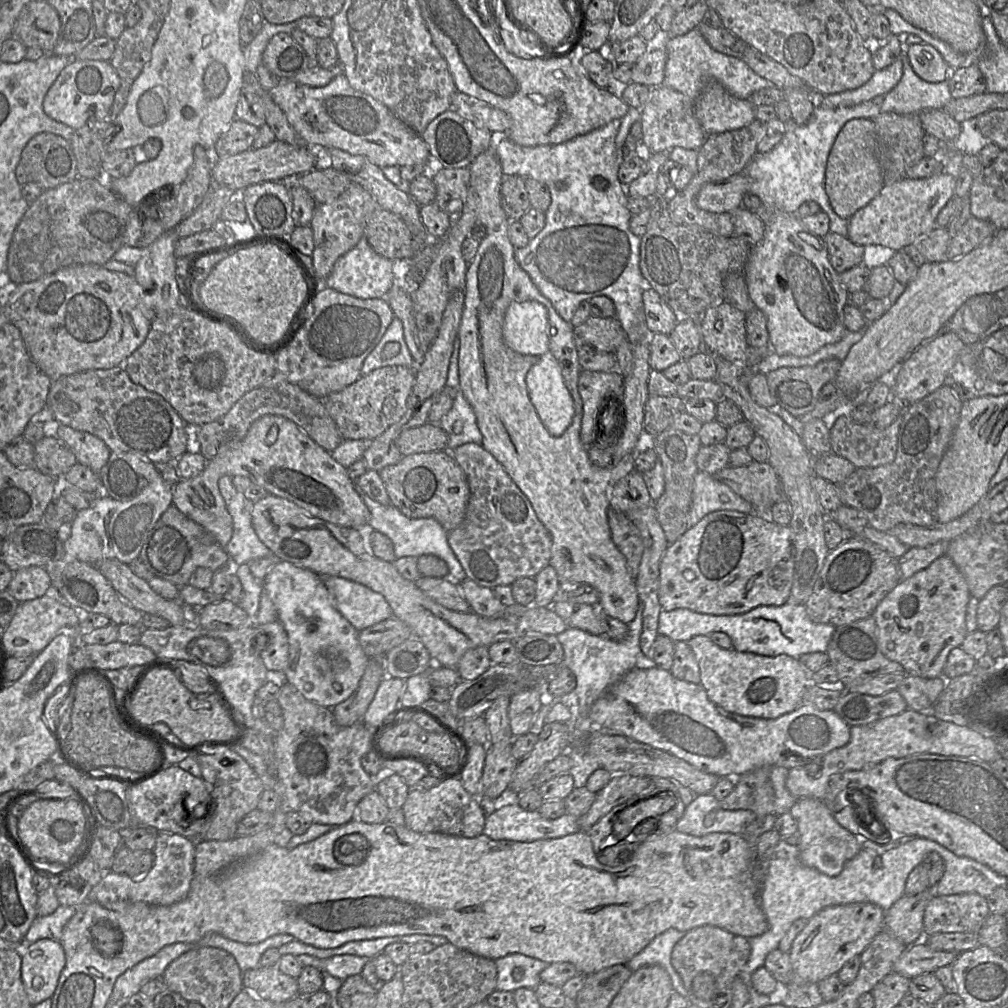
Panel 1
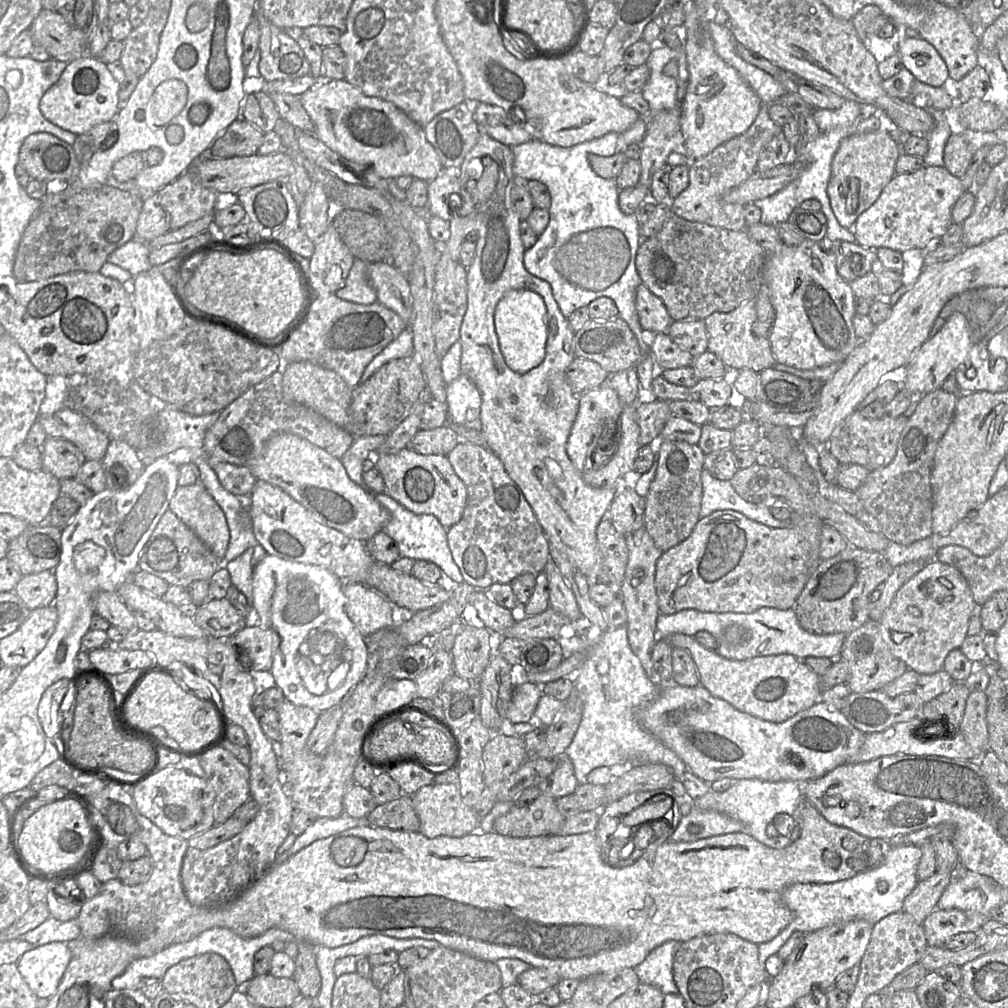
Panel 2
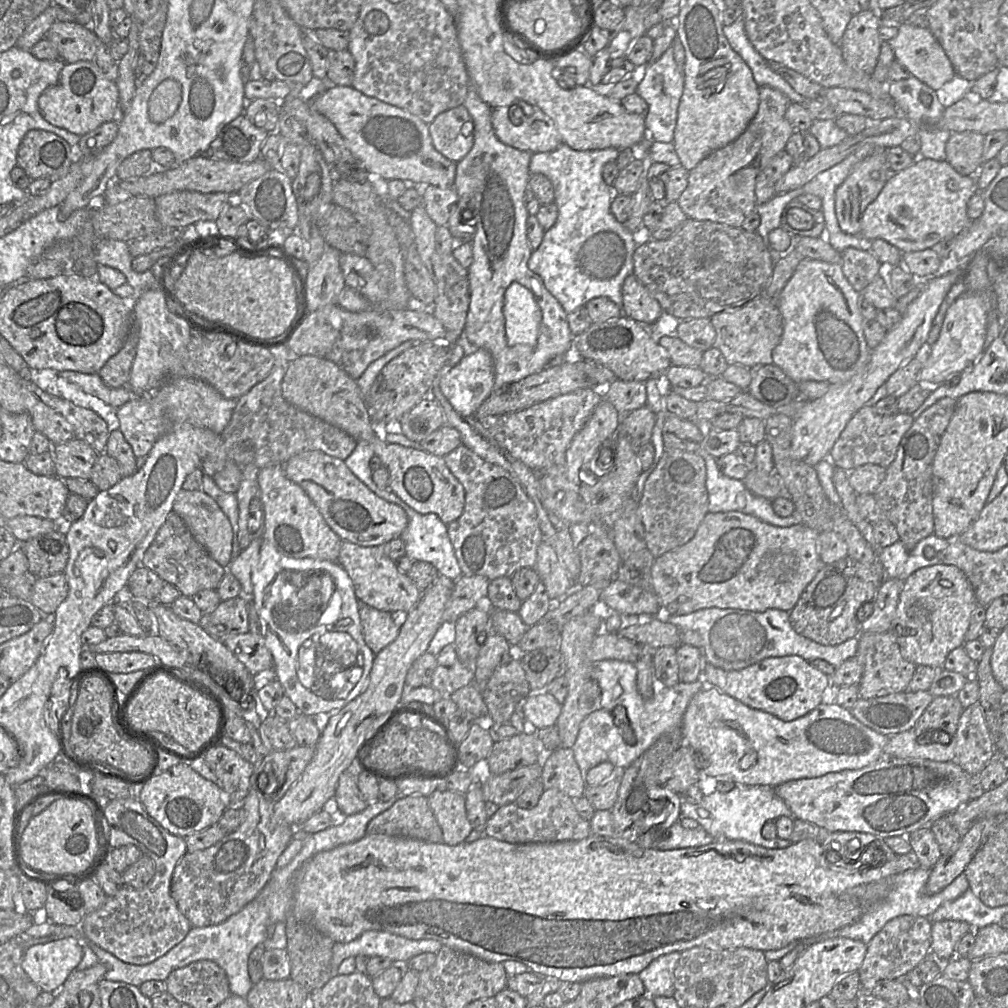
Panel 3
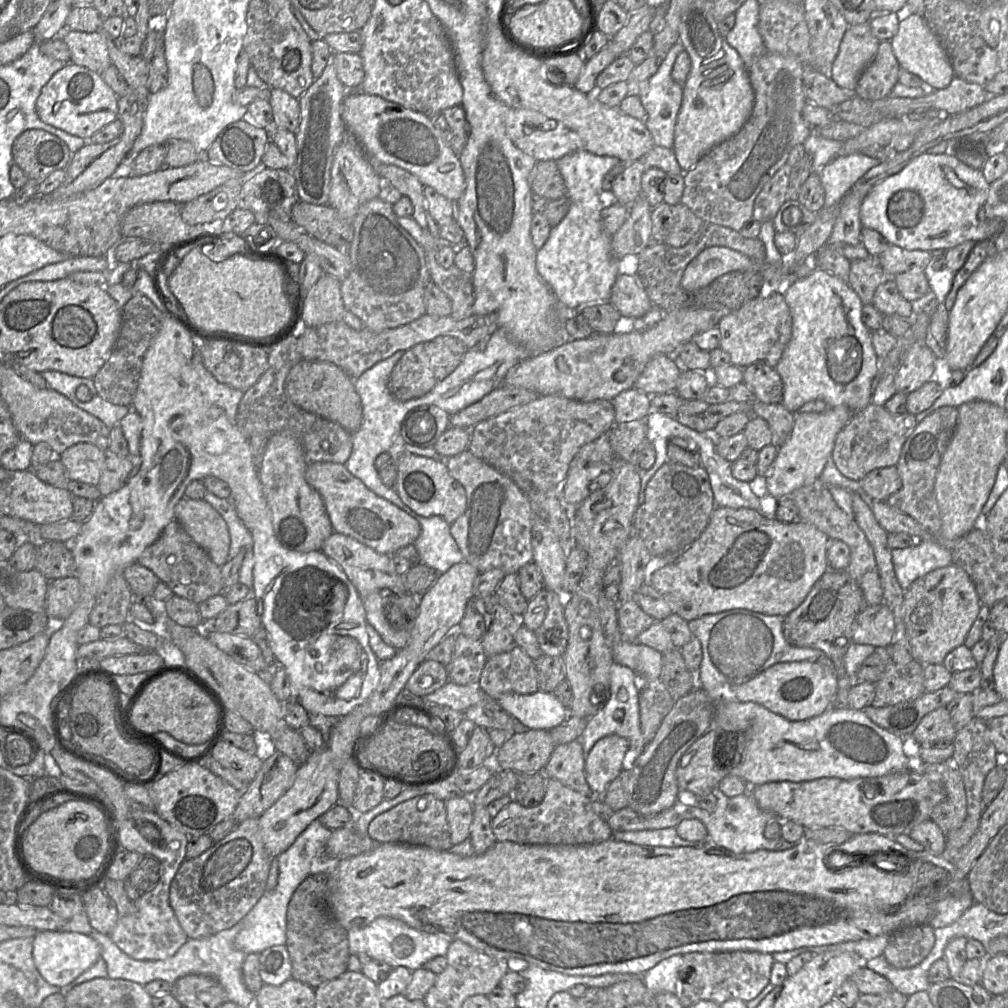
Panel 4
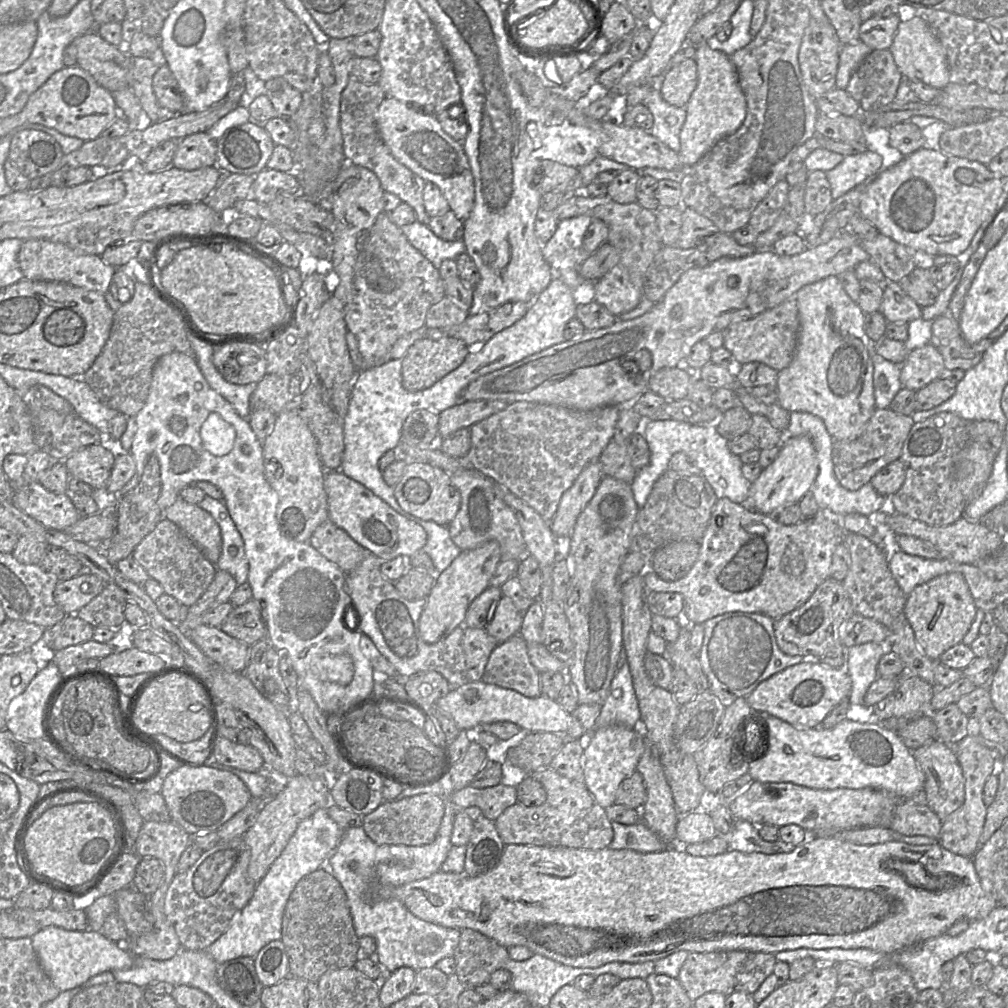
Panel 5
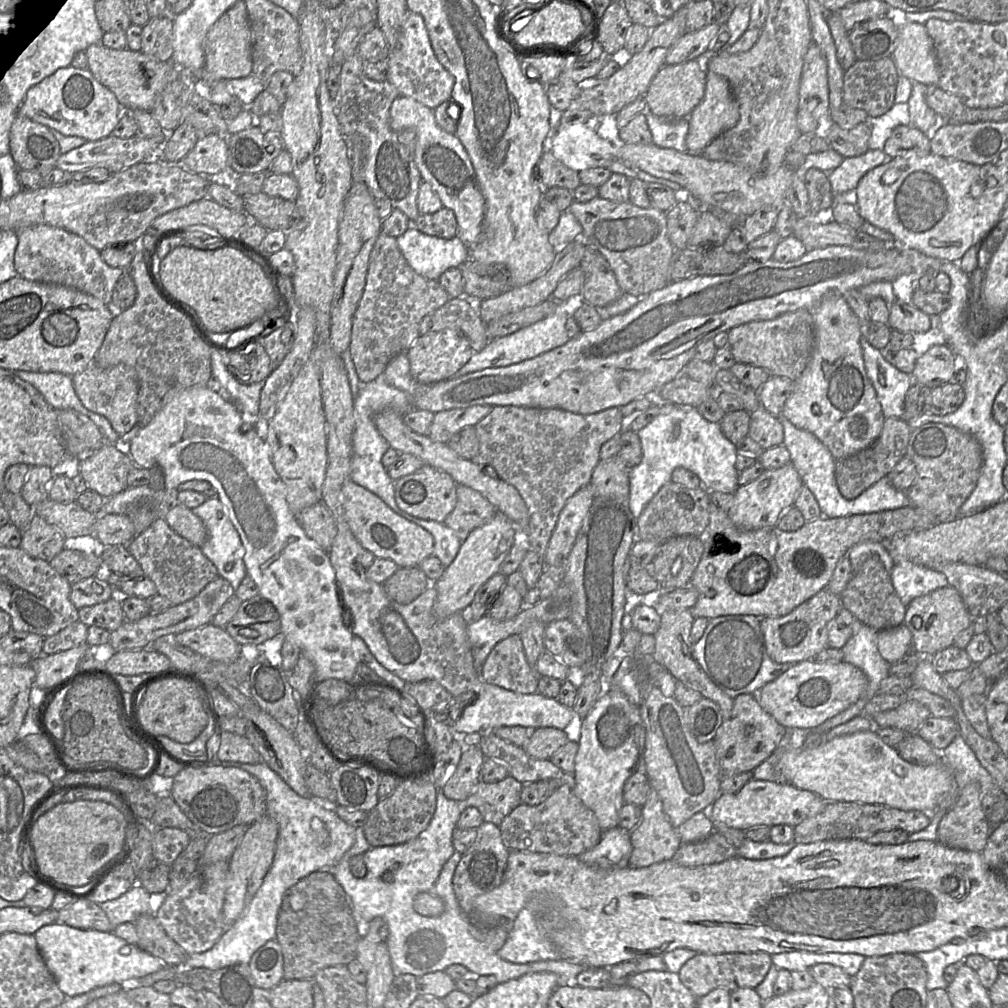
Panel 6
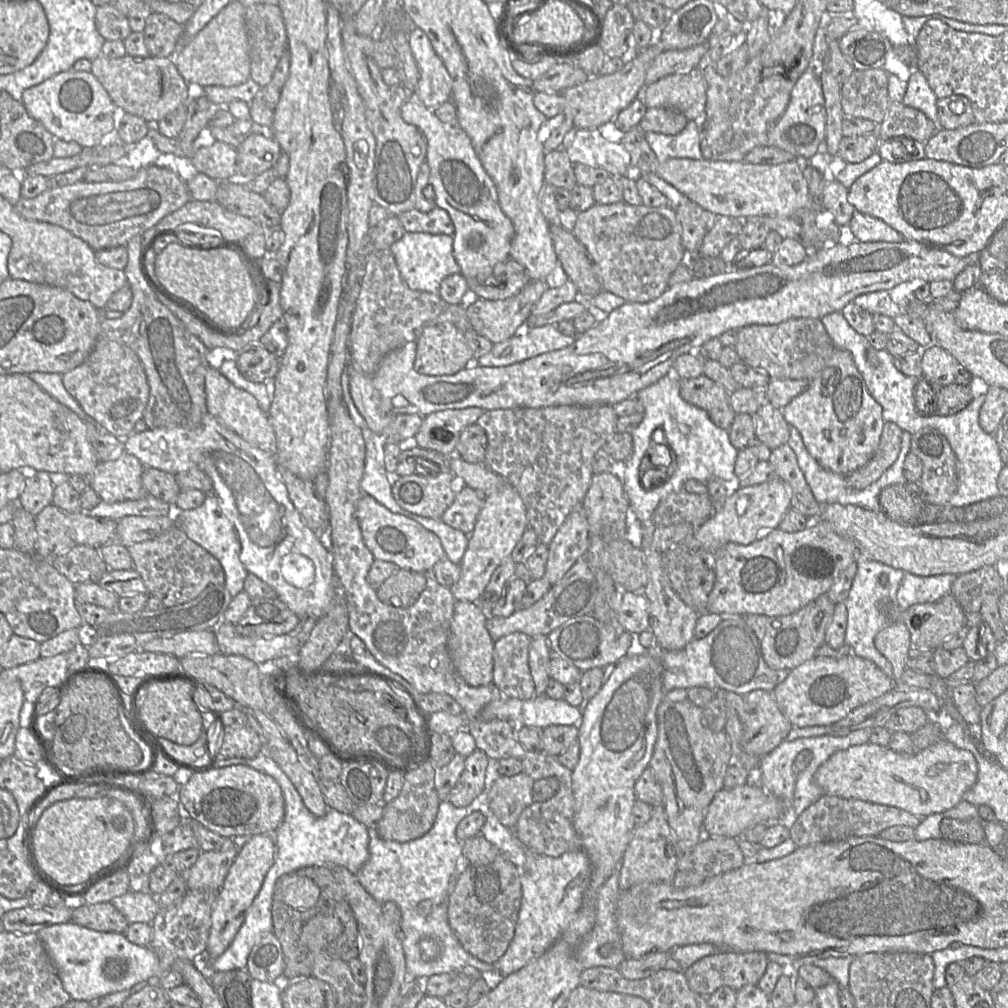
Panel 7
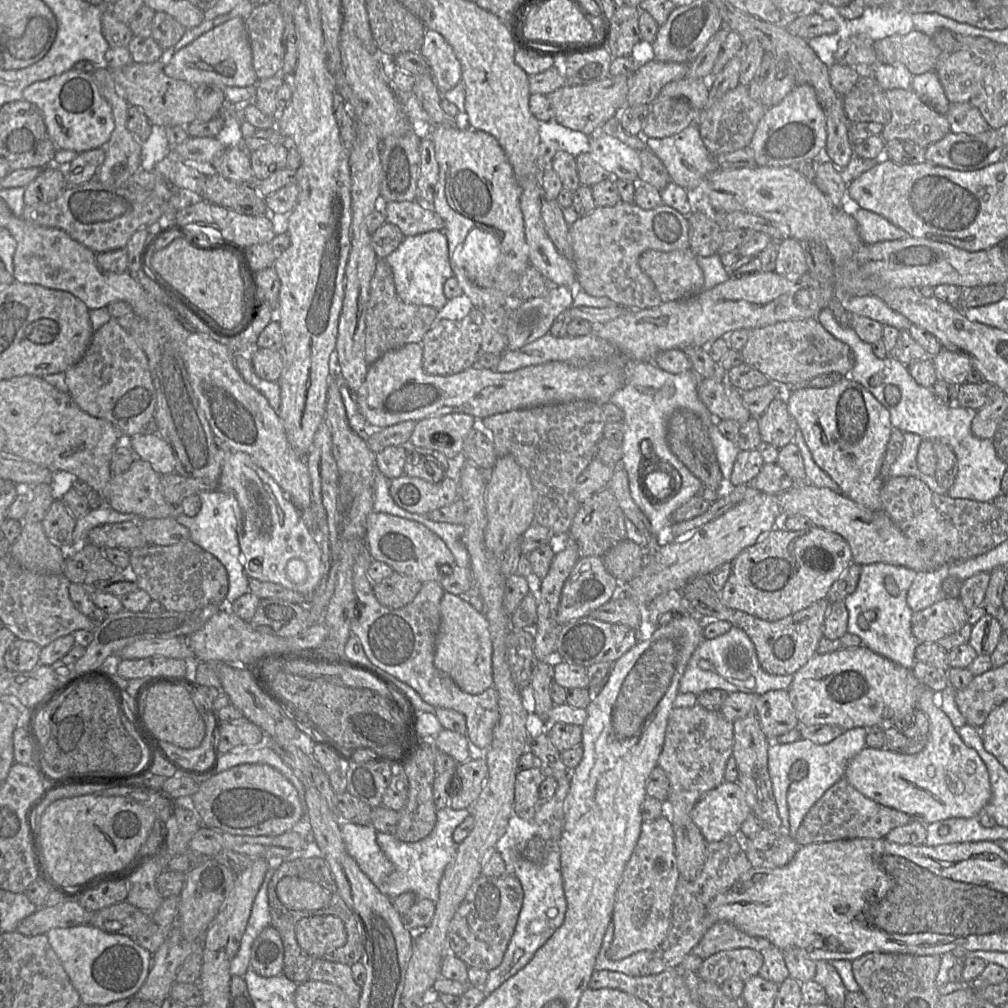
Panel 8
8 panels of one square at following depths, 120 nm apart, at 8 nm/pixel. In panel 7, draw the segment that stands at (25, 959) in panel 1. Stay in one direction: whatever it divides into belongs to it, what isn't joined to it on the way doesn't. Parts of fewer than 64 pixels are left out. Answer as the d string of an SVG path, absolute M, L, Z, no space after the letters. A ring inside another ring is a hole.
M68 922L48 926L37 934L72 1000L98 1000L108 994L130 989L149 978L160 980L164 975L155 952L150 947L131 943L122 933L95 931Z

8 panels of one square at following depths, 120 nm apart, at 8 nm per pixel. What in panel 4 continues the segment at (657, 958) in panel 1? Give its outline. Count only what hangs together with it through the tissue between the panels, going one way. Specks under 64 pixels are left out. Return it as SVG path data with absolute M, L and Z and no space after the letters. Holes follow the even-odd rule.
M675 954L667 957L644 972L641 977L652 995L661 992L674 993L678 969L683 962L683 955Z

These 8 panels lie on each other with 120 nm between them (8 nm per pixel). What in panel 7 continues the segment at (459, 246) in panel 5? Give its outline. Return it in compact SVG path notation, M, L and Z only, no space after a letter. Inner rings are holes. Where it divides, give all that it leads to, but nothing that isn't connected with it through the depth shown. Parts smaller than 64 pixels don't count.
M406 232L390 247L401 277L410 289L439 295L440 285L447 276L460 273L453 254L452 235Z

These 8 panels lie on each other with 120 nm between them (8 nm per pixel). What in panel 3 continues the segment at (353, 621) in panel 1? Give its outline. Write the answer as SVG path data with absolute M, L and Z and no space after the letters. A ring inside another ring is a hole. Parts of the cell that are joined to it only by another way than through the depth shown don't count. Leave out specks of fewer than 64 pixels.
M360 604L359 616L362 634L367 646L377 655L399 634L399 621L406 612L386 612Z

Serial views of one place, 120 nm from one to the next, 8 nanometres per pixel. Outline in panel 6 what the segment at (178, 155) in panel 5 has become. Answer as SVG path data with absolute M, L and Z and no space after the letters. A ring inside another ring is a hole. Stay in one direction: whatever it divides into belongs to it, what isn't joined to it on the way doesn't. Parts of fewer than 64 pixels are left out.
M207 135L198 139L184 161L191 173L205 177L217 175L228 167L225 135Z

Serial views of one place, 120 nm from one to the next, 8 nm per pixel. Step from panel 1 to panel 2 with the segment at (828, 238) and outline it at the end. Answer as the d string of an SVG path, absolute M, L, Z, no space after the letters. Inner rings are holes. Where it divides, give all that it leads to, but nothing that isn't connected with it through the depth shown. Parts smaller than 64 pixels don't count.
M834 241L832 249L836 255L836 270L848 283L873 271L877 266L876 252L857 242Z

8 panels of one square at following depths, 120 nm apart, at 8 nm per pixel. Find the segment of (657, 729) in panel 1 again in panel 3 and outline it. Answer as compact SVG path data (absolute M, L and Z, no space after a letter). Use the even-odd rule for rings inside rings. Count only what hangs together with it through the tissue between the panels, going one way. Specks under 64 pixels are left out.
M707 686L689 702L682 718L681 732L684 744L708 761L708 766L701 771L702 776L712 776L718 781L732 781L736 785L771 787L792 780L861 769L878 761L889 741L888 736L868 728L850 710L835 703L821 703L806 715L786 722L767 712L750 708L715 687Z

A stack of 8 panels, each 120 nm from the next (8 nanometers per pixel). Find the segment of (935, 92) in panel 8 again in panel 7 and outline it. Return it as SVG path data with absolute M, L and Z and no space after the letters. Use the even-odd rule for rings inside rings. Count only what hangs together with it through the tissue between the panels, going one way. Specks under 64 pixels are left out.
M914 69L902 103L923 112L937 127L940 126L937 114L937 97L923 73Z

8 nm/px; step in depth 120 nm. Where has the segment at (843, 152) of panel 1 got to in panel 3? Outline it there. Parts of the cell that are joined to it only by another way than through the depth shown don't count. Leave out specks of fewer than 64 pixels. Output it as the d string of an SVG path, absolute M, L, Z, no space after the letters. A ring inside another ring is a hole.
M875 147L874 152L859 162L852 169L846 180L836 189L836 218L840 229L846 234L852 236L860 235L860 219L865 209L877 198L891 176L885 150L886 148Z

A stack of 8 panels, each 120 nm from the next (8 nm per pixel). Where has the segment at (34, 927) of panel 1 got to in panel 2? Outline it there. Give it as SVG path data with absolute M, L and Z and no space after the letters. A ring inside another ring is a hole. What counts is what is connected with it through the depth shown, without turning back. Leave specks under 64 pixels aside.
M50 916L41 925L18 939L37 947L51 942L69 942L79 937L81 937L81 928L77 918L62 922Z

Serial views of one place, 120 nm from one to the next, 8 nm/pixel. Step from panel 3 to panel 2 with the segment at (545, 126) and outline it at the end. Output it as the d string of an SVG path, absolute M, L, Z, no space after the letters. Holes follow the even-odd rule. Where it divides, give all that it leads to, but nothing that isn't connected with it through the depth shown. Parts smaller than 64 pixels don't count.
M475 103L472 106L473 117L475 122L479 127L480 131L487 133L492 139L506 145L513 147L533 139L540 139L540 131L534 129L530 124L529 120L526 118L524 124L516 124L510 118L510 112L513 108L508 111L500 106L492 105L488 103Z

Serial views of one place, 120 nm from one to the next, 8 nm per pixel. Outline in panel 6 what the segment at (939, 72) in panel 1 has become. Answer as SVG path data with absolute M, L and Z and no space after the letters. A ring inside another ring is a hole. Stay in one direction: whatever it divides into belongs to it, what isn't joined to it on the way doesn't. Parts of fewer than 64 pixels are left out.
M906 23L899 29L891 58L899 76L928 88L937 87L939 69L934 44L924 24Z

